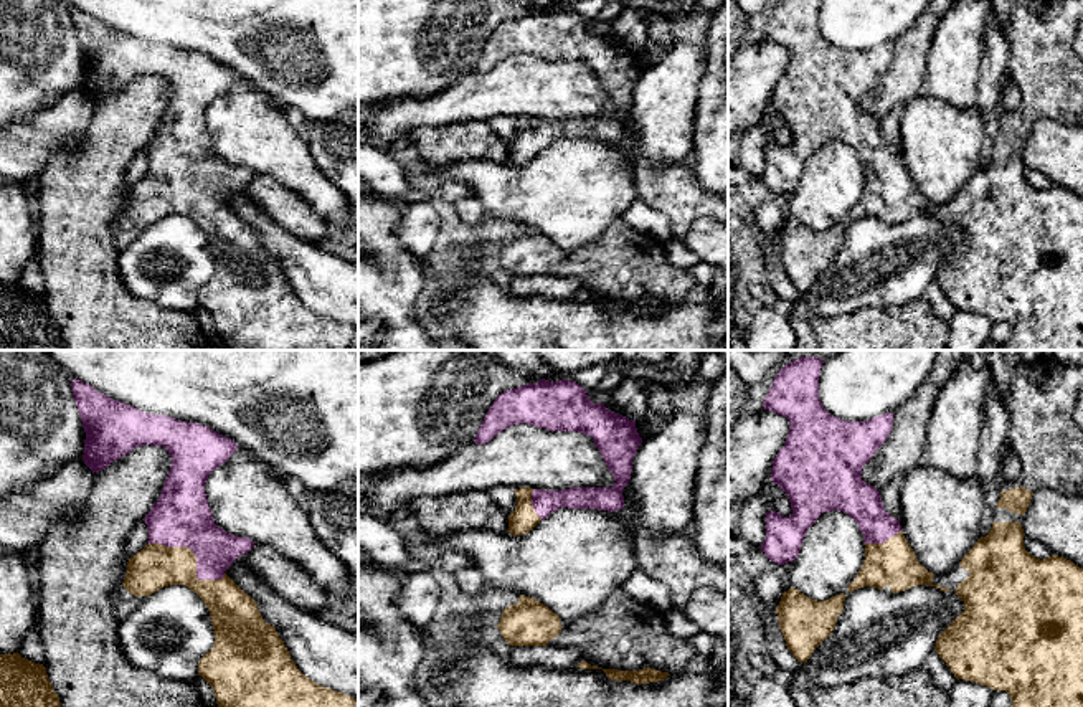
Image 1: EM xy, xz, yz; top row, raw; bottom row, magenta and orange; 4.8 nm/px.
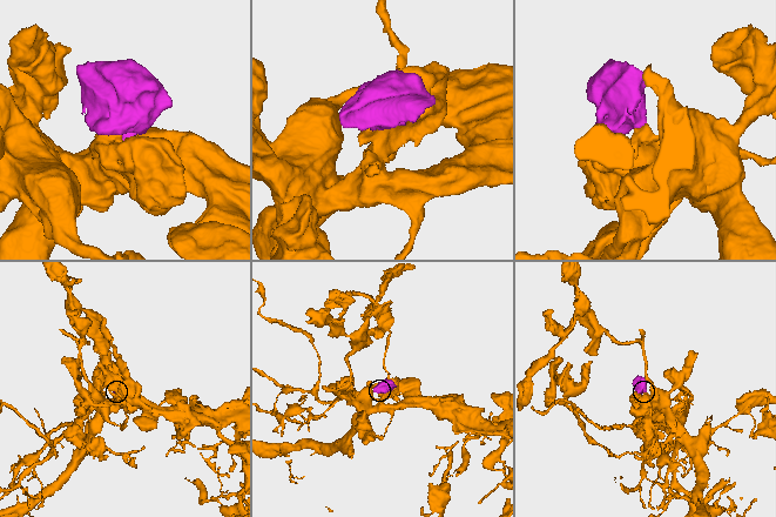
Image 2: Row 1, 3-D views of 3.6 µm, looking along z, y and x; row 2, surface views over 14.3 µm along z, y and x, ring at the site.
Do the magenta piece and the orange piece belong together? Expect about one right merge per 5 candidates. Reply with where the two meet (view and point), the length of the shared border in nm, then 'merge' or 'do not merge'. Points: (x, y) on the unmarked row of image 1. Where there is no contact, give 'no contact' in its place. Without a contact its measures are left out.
xy (197, 187) | 420 nm | merge

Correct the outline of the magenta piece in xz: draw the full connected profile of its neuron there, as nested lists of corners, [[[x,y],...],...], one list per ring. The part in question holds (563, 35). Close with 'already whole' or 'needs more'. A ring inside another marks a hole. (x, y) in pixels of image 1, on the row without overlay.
[[[542,8],[500,23],[489,38],[475,64],[475,74],[485,74],[518,53],[548,61],[584,63],[593,68],[616,111],[612,117],[515,119],[517,135],[508,145],[507,160],[512,165],[530,162],[542,149],[561,137],[609,142],[624,137],[622,119],[631,109],[632,89],[642,68],[634,50],[608,40],[604,33],[593,33],[586,21],[573,10]]]; needs more

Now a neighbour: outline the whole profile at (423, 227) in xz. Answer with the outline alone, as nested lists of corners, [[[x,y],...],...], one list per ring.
[[[431,198],[409,205],[396,236],[414,256],[424,259],[442,240],[446,228],[447,215]]]

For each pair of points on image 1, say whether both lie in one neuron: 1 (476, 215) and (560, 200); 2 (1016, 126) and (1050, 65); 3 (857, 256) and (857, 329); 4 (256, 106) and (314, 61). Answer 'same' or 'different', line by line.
1: different
2: same
3: different
4: different

